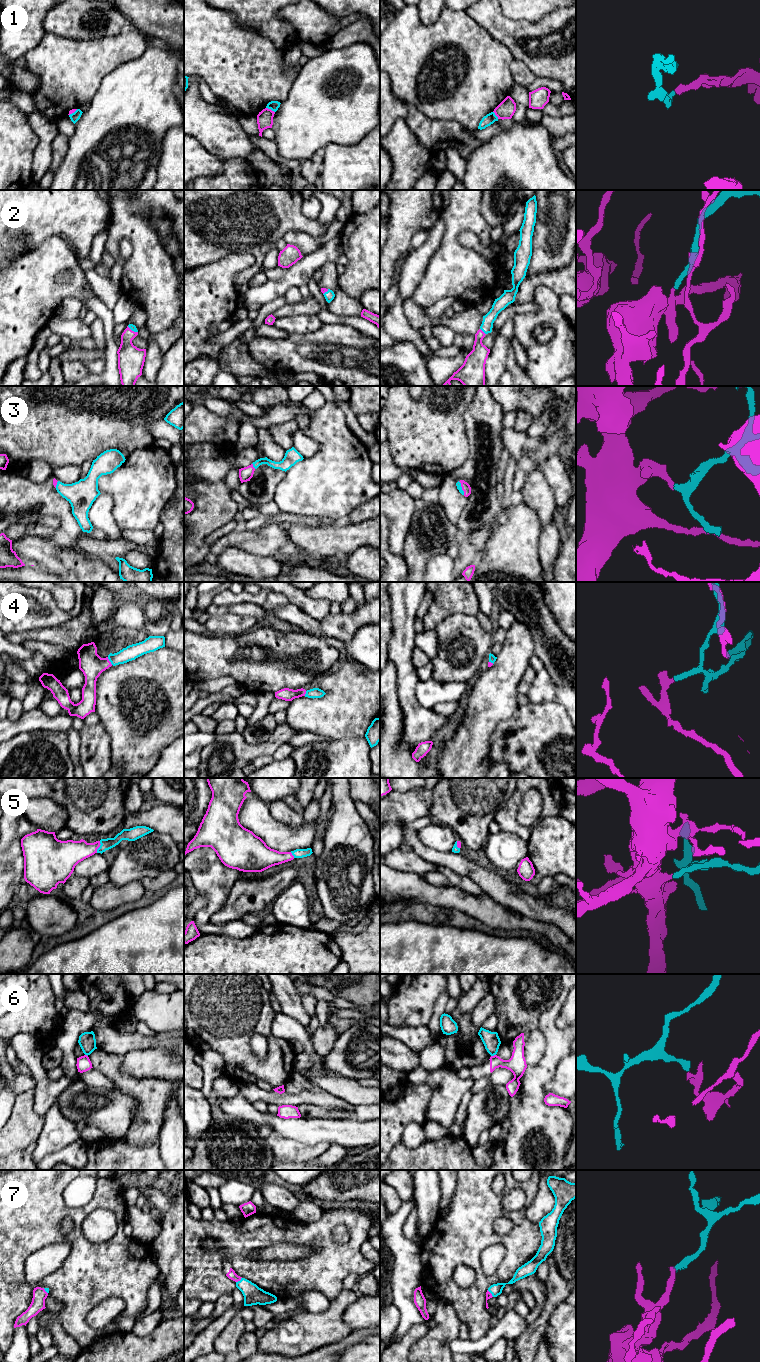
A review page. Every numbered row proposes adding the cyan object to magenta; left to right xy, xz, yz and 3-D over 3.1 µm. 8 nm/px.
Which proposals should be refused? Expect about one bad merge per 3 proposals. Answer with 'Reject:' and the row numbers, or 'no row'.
Reject: 1, 6

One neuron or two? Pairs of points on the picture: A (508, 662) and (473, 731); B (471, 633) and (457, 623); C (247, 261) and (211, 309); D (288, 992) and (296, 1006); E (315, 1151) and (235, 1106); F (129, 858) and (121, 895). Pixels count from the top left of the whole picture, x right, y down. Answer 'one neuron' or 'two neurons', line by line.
A: one neuron
B: one neuron
C: one neuron
D: one neuron
E: two neurons
F: two neurons

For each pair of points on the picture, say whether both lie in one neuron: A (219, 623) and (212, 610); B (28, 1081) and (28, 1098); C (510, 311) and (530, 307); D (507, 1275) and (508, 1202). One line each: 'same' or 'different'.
A: different
B: different
C: same
D: different

